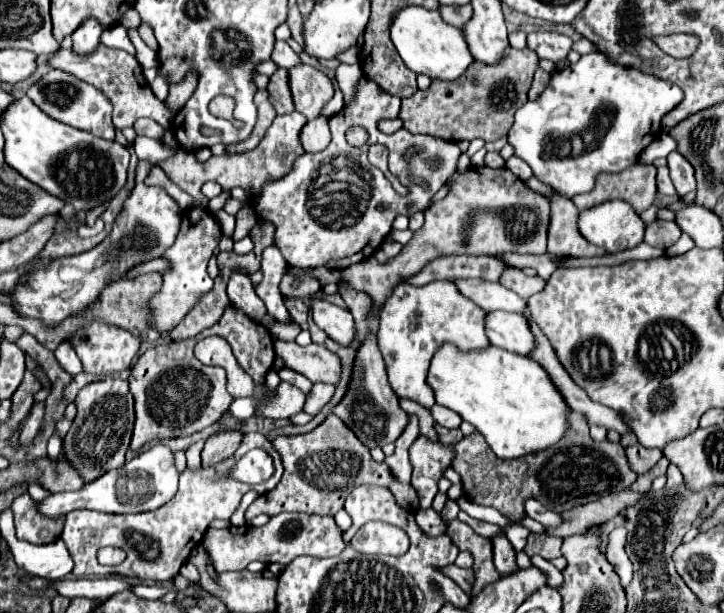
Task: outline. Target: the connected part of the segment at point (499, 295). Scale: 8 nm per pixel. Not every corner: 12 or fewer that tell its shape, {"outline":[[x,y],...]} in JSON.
{"outline":[[454,279],[484,311],[522,313],[526,299],[486,279]]}

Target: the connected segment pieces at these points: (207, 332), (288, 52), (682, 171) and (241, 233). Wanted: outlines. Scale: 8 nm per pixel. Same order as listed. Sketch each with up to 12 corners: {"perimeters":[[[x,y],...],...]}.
{"perimeters":[[[228,305],[200,339],[218,335],[256,383],[276,357],[272,335]],[[276,41],[270,61],[278,69],[300,63],[286,41]],[[680,153],[668,155],[676,193],[696,189],[694,167]],[[242,207],[236,213],[232,239],[246,237],[254,225],[252,209]]]}

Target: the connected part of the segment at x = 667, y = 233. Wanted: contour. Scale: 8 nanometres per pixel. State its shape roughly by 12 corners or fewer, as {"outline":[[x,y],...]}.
{"outline":[[654,221],[646,227],[644,241],[668,249],[682,231],[674,221]]}

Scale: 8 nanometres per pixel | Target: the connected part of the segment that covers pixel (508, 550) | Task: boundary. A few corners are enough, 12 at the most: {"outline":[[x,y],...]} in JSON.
{"outline":[[504,535],[492,537],[494,565],[502,575],[518,571],[516,551]]}

